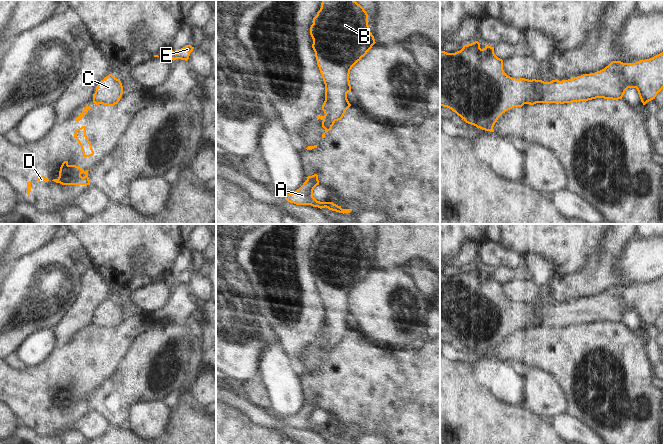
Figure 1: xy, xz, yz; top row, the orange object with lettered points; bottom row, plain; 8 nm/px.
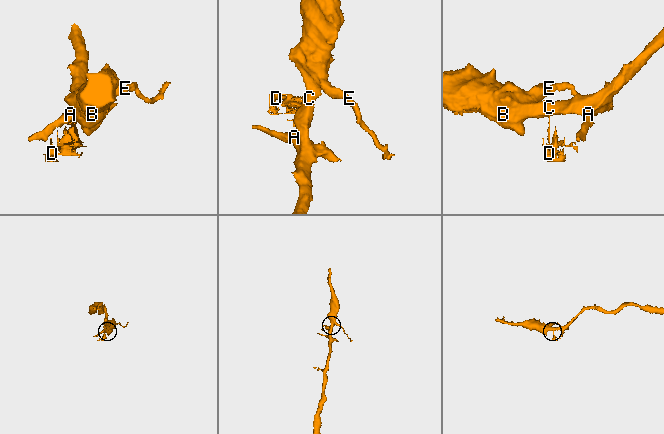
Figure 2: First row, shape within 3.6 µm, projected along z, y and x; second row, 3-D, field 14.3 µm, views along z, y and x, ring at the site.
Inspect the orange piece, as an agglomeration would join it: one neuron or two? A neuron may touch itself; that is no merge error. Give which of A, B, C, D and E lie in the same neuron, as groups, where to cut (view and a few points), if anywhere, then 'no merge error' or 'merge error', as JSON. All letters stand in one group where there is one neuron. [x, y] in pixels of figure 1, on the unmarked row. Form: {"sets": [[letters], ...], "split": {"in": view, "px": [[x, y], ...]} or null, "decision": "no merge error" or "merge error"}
{"sets": [["A", "B", "C", "E"], ["D"]], "split": {"in": "xy", "px": [[93, 323], [101, 327]]}, "decision": "merge error"}

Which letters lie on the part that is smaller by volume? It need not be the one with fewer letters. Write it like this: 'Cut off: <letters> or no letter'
Cut off: D

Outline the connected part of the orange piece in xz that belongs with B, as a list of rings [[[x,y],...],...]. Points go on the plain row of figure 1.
[[[322,224],[321,232],[313,242],[313,248],[310,251],[310,259],[313,263],[312,272],[325,308],[325,325],[322,329],[322,334],[325,338],[322,351],[325,353],[325,356],[322,358],[322,362],[326,361],[325,357],[332,353],[336,345],[343,342],[346,334],[351,330],[347,323],[347,317],[351,316],[350,294],[376,267],[374,260],[369,254],[368,246],[367,236],[355,224]]]

